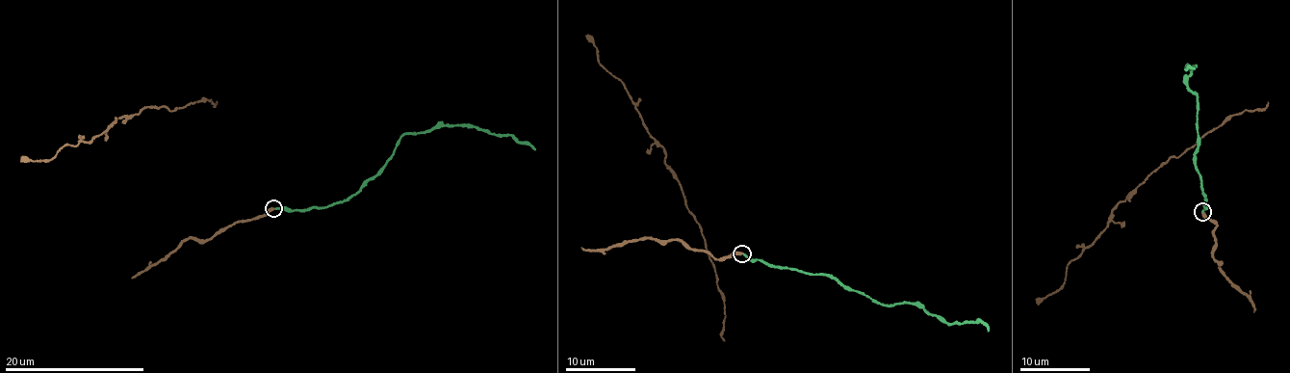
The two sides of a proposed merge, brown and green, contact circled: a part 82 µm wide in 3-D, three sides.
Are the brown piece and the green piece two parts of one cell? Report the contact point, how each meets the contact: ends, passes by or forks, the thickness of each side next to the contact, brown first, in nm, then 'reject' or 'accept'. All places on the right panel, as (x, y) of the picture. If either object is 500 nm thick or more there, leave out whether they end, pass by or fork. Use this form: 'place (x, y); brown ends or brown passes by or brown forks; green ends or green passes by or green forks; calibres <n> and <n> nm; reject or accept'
place (1202, 211); brown ends; green ends; calibres 380 and 240 nm; reject

